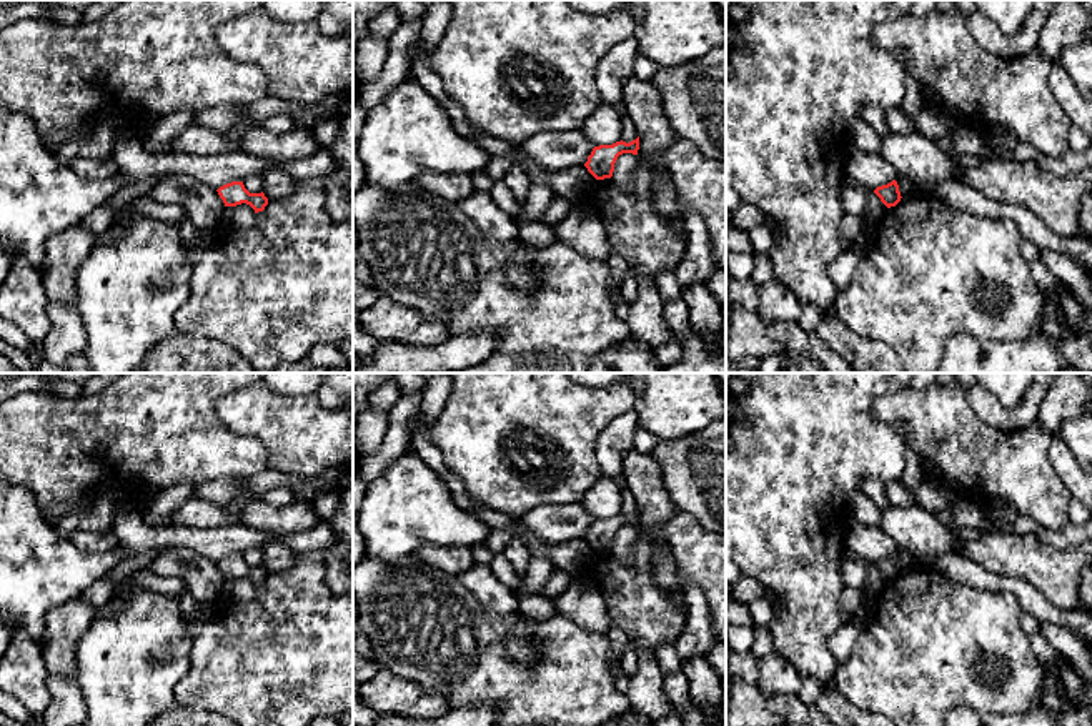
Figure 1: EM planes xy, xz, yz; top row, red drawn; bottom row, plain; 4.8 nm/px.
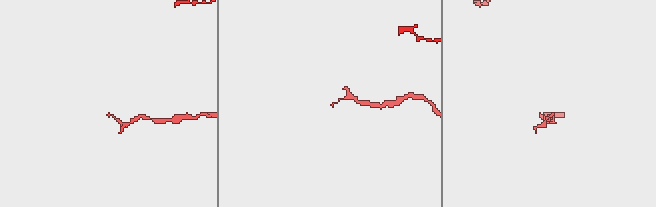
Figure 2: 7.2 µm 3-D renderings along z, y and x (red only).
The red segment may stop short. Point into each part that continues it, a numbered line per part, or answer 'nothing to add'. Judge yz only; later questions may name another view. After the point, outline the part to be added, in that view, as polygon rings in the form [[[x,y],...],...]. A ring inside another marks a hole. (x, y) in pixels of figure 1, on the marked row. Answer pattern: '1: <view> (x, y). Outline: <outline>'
nothing to add

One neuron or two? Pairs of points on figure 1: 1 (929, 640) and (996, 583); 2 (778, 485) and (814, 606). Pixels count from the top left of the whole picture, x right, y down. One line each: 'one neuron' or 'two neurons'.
1: two neurons
2: one neuron

